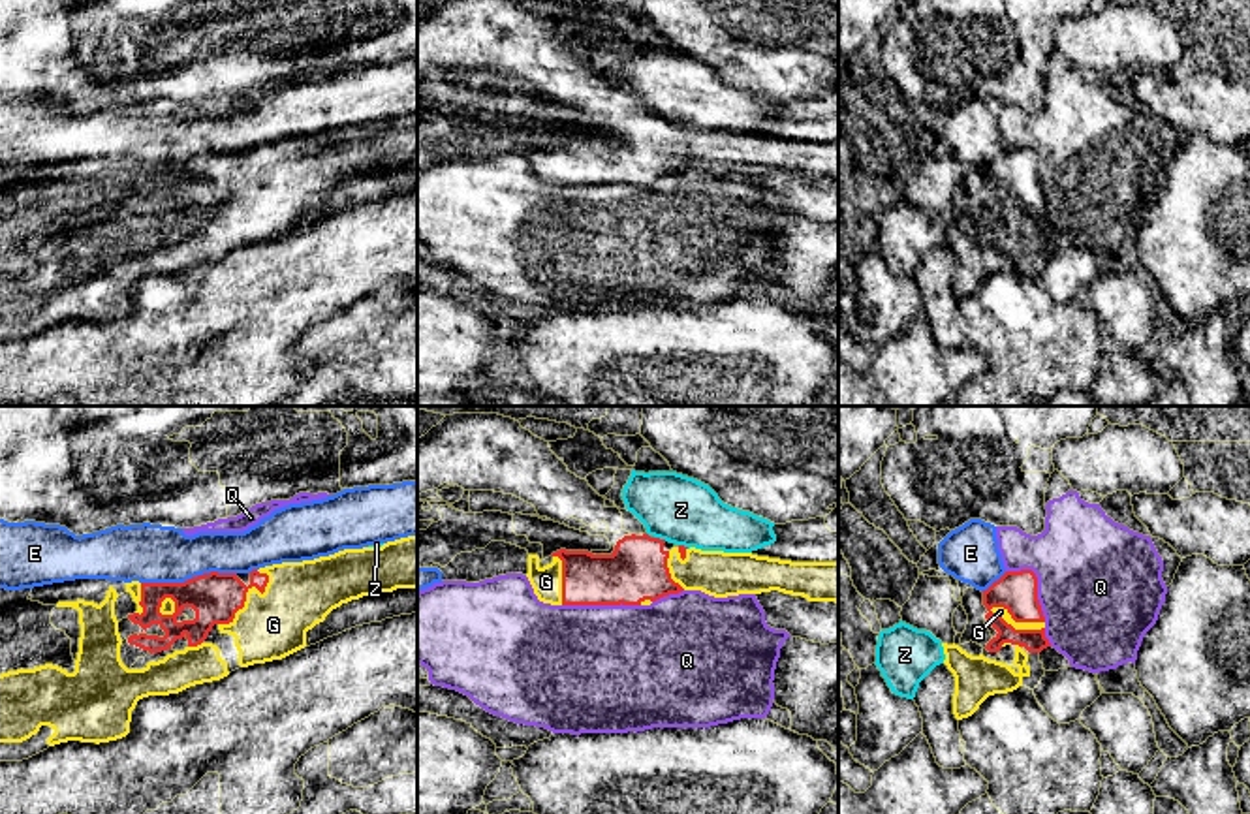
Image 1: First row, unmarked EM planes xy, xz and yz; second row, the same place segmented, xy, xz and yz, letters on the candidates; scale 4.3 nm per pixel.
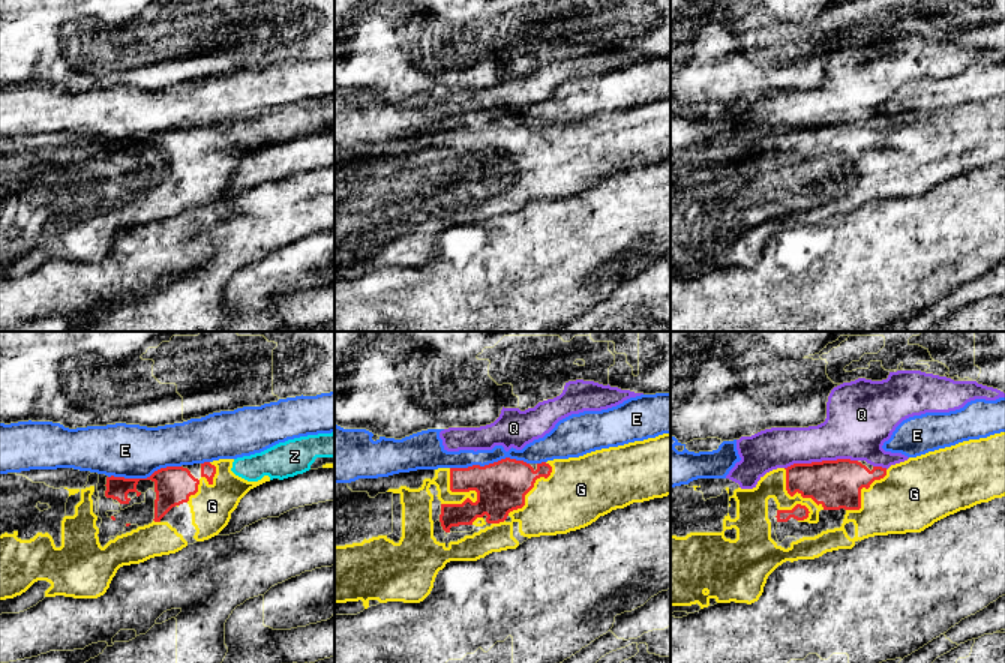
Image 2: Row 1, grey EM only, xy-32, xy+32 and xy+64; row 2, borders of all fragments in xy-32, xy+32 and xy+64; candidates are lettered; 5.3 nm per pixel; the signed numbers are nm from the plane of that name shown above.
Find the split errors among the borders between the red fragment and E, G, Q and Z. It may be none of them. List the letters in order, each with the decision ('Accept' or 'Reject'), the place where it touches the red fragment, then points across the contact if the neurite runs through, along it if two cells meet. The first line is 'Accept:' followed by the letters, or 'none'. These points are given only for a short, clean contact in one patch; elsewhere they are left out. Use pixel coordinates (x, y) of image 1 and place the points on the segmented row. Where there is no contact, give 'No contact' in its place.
Accept: G
E: Reject. Touches red at xy (188, 579). Boundary: xy (235, 572), (203, 572), (183, 581), (141, 583)
G: Accept. Touches red at yz (1017, 630)
Q: Reject. Touches red at xz (600, 604)
Z: Reject. Touches red at xz (658, 538). Boundary: xz (655, 536), (666, 540)

